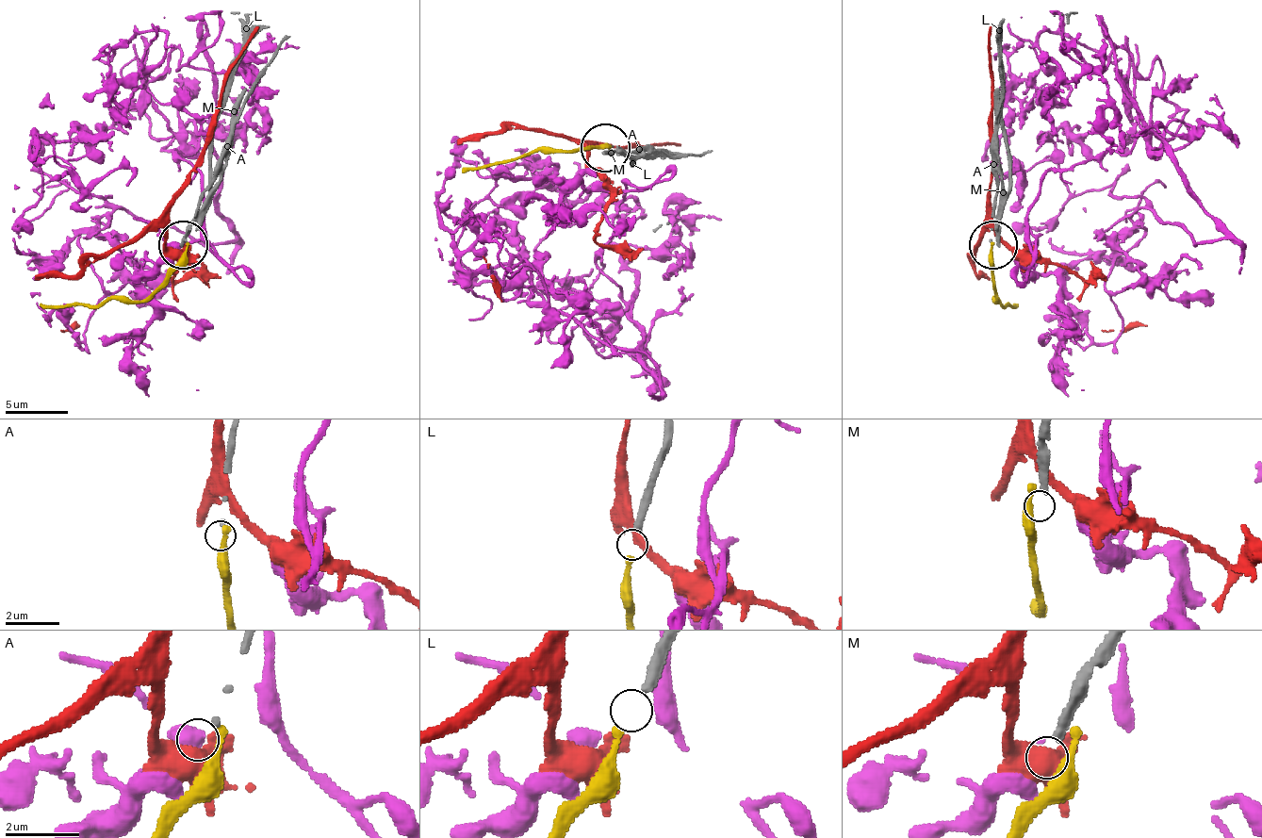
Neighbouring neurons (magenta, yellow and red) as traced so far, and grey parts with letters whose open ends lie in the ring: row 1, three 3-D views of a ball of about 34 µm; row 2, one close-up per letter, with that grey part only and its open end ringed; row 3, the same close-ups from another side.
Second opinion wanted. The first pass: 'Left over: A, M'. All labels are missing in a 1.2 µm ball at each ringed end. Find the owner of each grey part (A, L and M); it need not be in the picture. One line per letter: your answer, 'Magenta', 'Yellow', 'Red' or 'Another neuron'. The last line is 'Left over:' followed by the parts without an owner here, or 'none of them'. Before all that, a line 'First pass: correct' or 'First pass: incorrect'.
First pass: correct
A: Another neuron
L: Yellow
M: Another neuron
Left over: A, M

